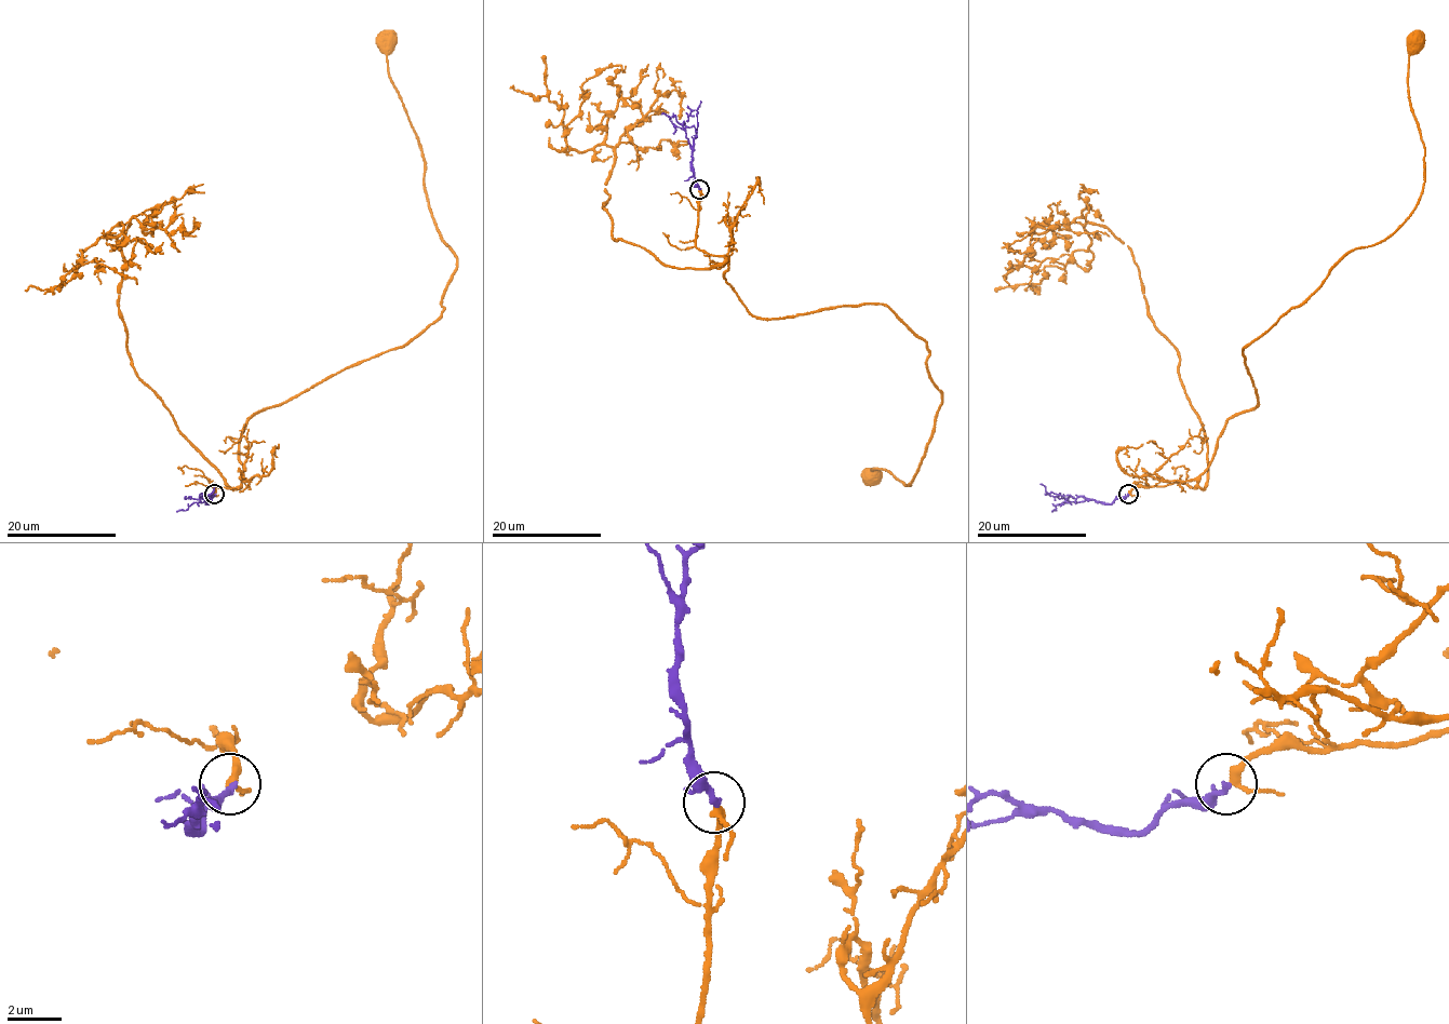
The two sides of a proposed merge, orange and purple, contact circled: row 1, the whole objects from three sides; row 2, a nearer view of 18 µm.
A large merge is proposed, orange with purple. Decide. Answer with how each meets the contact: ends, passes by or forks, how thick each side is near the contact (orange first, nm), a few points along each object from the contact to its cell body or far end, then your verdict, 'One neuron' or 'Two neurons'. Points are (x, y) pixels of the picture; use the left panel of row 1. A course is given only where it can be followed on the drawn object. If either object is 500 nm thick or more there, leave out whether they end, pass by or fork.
At the ring orange passes by. At the ring purple passes by. Thickness 240 nm (orange) against 190 nm. Course of orange: (214, 495), (240, 485), (256, 412), (398, 349), (444, 308), (456, 258), (385, 39). Course of purple: (214, 495), (206, 503), (212, 493), (205, 496), (201, 493). One neuron

